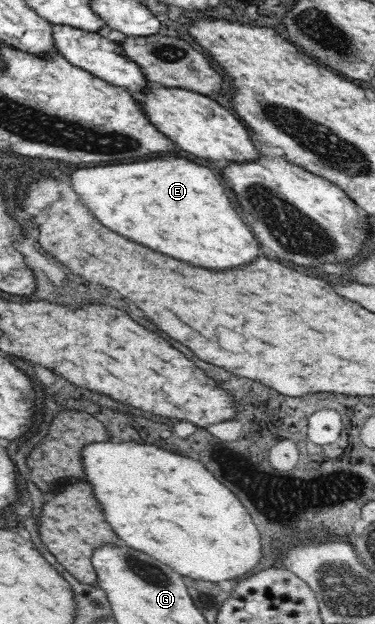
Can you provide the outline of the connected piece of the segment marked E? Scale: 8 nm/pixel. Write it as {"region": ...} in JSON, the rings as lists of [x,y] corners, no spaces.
{"region":[[[162,156],[162,158],[144,160],[144,162],[132,162],[132,164],[80,168],[70,174],[70,184],[102,224],[156,252],[162,252],[172,258],[178,258],[196,266],[204,266],[210,270],[236,268],[260,256],[258,242],[250,234],[250,228],[240,220],[238,212],[232,208],[232,202],[226,196],[214,172],[206,166],[198,166],[180,156]]]}

